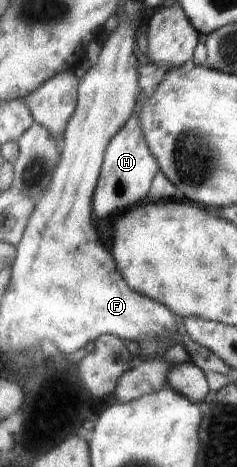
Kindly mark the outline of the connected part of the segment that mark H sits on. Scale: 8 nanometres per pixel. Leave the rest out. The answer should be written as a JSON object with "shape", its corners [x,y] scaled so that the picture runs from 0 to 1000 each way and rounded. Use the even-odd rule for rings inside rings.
{"shape":[[[570,240],[570,248],[557,248],[536,266],[468,296],[468,308],[451,313],[451,325],[439,328],[430,368],[392,433],[405,467],[422,471],[489,454],[515,454],[532,445],[544,450],[599,435],[599,428],[616,428],[658,370],[684,362],[667,340],[620,310],[582,248],[586,240]]]}

